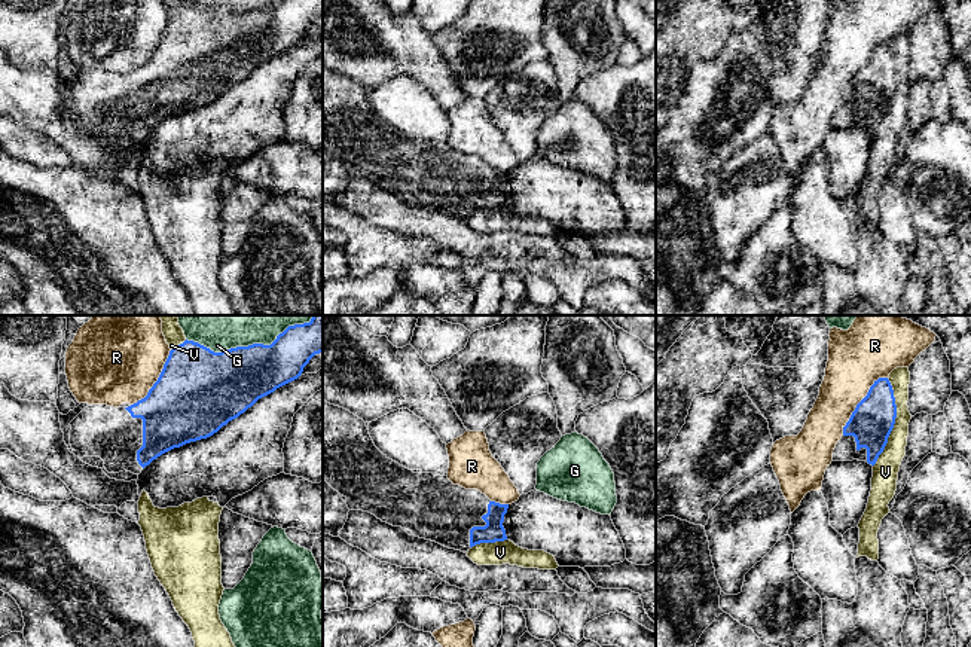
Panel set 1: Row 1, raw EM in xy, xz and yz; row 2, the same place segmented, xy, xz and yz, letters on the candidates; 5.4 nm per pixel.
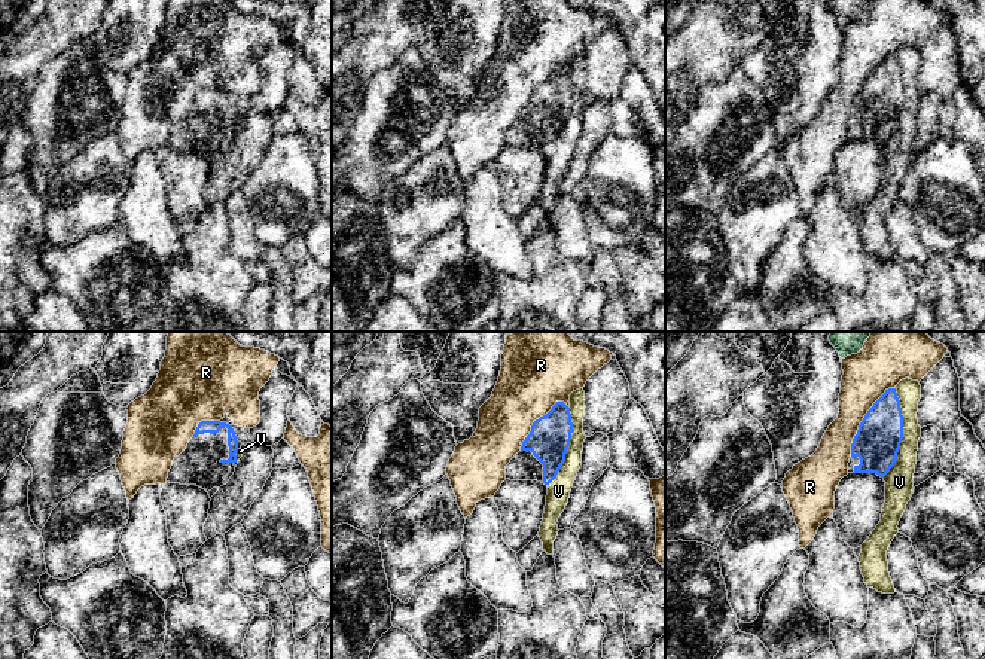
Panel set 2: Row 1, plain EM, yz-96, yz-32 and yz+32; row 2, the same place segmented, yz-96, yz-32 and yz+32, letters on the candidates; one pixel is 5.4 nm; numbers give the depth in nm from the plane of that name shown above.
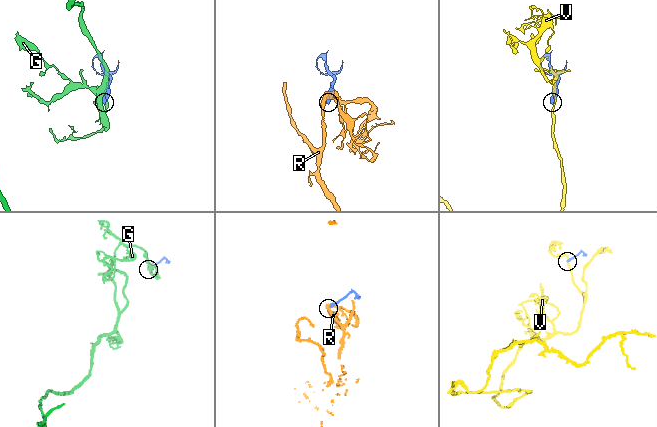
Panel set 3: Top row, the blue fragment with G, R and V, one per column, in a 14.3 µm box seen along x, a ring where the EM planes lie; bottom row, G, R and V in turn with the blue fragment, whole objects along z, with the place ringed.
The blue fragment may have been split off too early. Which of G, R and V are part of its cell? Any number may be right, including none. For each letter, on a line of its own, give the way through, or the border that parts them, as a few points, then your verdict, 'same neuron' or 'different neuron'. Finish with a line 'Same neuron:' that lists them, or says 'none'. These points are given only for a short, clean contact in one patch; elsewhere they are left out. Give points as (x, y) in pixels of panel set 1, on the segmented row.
G: different neuron
R: different neuron
V: different neuron
Same neuron: none

